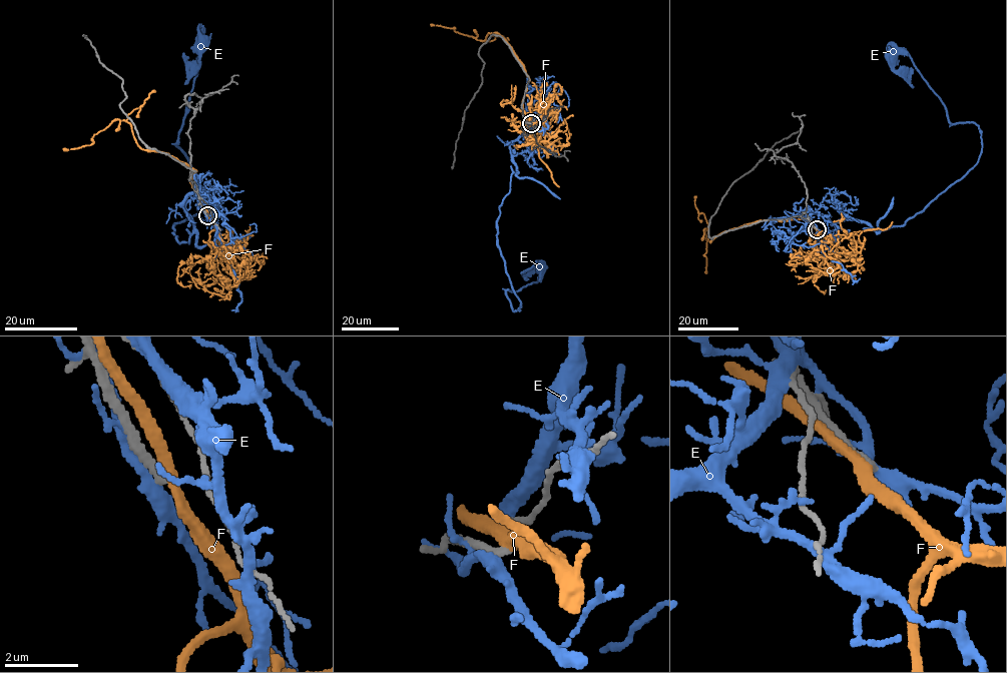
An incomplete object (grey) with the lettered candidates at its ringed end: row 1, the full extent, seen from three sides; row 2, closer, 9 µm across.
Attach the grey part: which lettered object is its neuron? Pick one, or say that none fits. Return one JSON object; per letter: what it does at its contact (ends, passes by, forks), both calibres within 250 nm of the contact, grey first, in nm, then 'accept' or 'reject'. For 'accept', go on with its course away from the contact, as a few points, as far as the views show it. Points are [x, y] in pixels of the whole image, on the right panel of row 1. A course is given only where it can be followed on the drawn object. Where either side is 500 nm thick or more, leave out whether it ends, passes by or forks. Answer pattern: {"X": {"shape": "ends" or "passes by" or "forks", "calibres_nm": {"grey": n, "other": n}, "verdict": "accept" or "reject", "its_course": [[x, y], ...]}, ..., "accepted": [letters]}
{"E": {"shape": "forks", "calibres_nm": {"grey": 200, "other": 190}, "verdict": "reject"}, "F": {"shape": "passes by", "calibres_nm": {"grey": 240, "other": 280}, "verdict": "reject"}, "accepted": []}

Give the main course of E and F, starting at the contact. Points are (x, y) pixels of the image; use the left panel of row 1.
E: (204, 213), (200, 192), (186, 196), (194, 227), (177, 241), (174, 224), (203, 202), (176, 143), (204, 40)
F: (207, 214), (190, 180), (195, 170), (143, 149), (127, 121), (113, 120), (92, 144), (63, 149)

